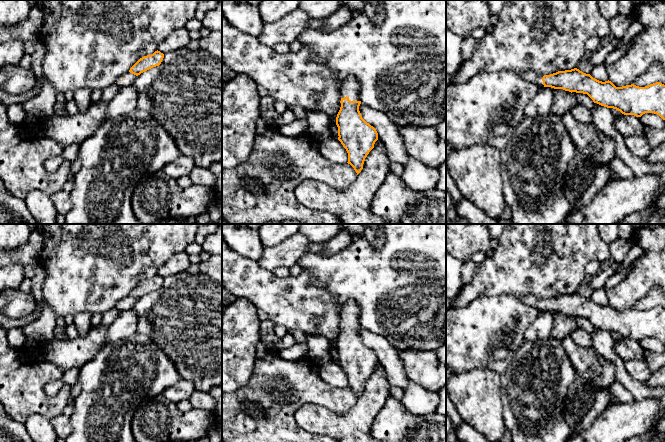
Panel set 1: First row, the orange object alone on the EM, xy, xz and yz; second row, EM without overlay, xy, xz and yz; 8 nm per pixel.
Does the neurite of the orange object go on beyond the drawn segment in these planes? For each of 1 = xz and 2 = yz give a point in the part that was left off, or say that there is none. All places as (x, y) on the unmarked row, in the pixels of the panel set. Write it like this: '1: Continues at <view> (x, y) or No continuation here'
1: Continues at xz (351, 312)
2: Continues at yz (528, 299)

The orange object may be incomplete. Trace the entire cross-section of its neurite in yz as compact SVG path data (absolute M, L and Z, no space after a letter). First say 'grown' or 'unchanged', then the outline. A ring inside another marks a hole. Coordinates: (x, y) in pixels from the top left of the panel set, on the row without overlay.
grown; M577 292L550 299L527 294L518 299L539 311L587 318L594 327L616 333L624 339L641 341L645 337L654 337L665 344L665 309L660 306L645 311L634 308L616 311L609 304L599 305Z

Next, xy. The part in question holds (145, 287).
grown; M155 275L151 279L144 280L140 282L131 292L128 296L120 300L116 304L116 308L119 311L125 311L125 310L130 310L133 309L137 300L140 299L141 297L159 290L164 282L164 278L161 277L160 275Z

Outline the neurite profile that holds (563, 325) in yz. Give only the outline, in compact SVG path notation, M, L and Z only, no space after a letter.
M555 313L550 337L562 340L577 329L579 328L572 320L571 316L565 315L563 313Z

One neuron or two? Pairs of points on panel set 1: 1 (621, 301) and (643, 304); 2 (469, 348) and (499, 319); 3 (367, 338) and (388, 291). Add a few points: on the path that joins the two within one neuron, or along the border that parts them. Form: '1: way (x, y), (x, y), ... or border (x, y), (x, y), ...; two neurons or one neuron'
1: border (652, 287), (633, 307); two neurons
2: way (476, 341), (492, 326); one neuron
3: border (361, 326), (380, 334), (390, 343); two neurons

